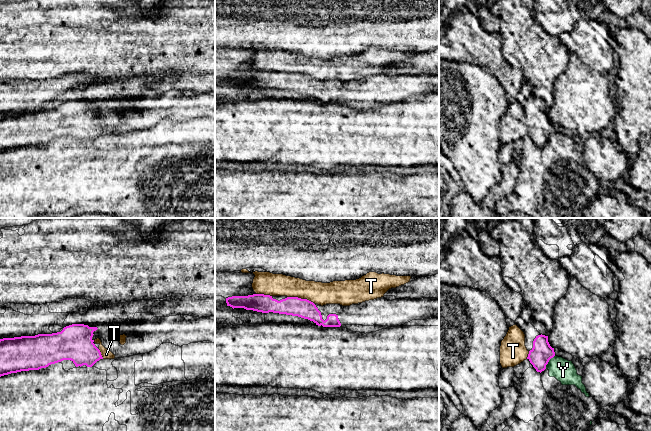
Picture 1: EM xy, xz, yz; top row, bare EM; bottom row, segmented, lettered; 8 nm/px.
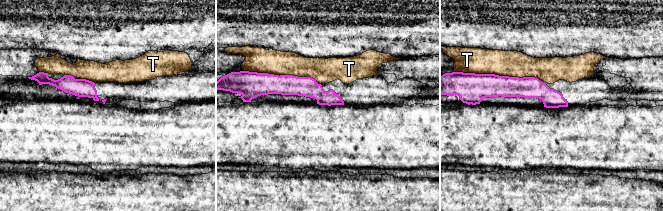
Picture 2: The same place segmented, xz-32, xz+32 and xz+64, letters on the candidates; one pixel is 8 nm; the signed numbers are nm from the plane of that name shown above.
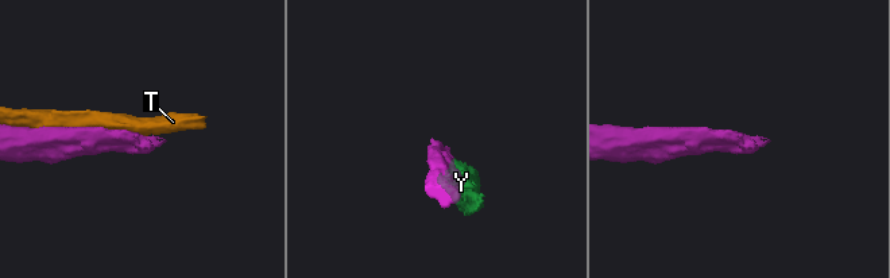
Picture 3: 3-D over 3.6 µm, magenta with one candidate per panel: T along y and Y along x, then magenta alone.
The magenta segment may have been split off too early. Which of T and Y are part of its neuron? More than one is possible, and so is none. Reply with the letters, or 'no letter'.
no letter

